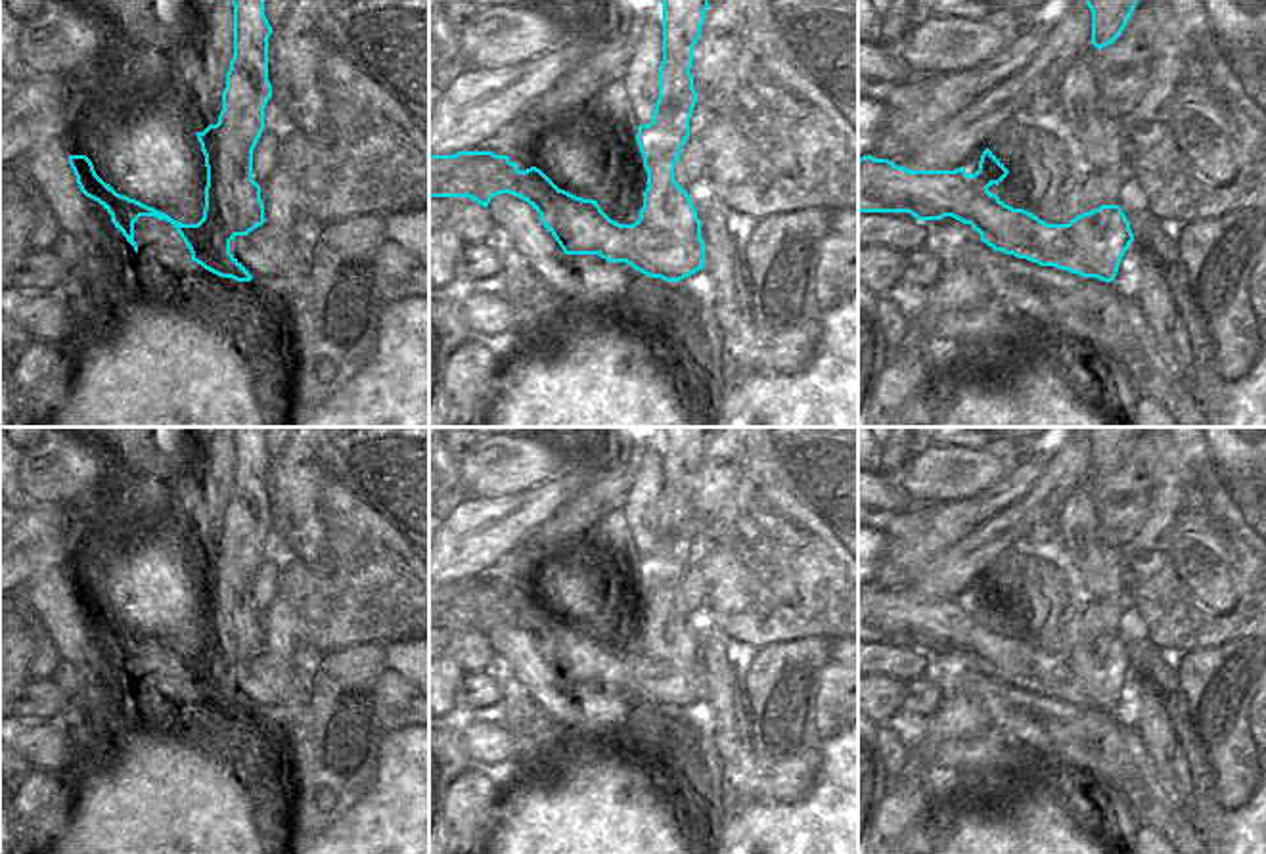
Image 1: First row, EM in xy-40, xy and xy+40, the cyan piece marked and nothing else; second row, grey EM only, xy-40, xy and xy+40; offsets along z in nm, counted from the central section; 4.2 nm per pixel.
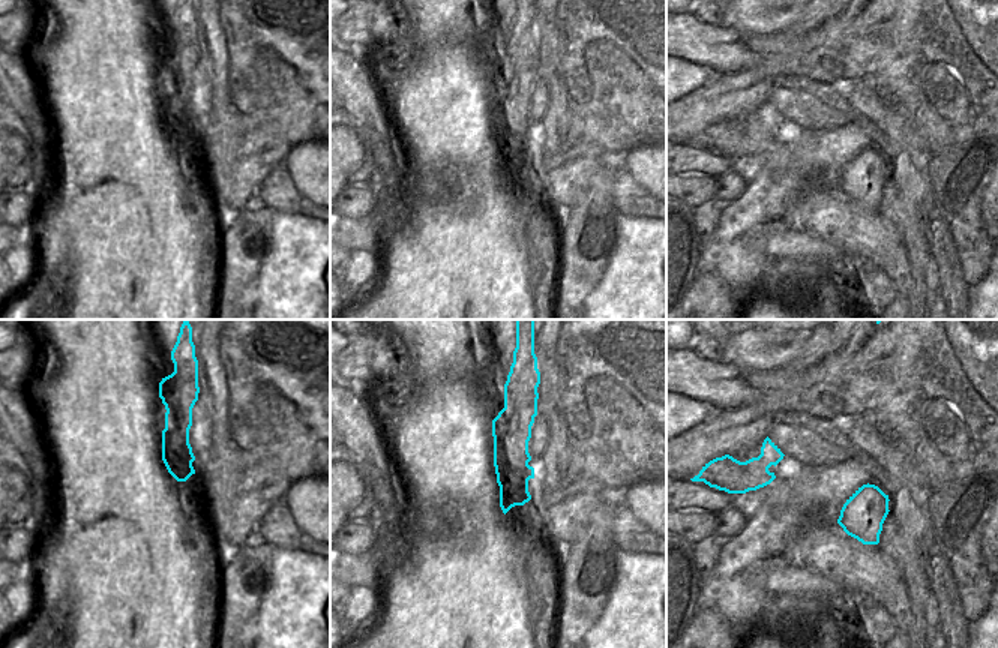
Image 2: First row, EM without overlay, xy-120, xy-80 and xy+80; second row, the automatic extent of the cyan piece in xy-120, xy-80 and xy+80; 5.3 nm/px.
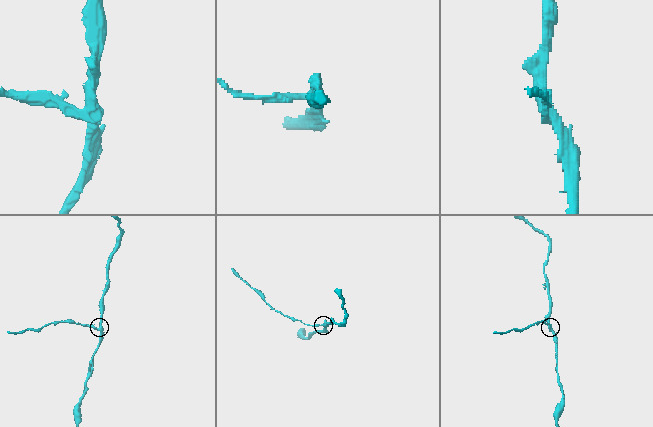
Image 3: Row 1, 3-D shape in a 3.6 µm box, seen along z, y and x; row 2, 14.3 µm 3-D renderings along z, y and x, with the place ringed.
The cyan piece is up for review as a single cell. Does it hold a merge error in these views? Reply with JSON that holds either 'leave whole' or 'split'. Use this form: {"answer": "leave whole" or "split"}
{"answer": "split"}

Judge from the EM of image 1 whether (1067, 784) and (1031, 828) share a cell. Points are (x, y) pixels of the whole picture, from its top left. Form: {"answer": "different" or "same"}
{"answer": "different"}

